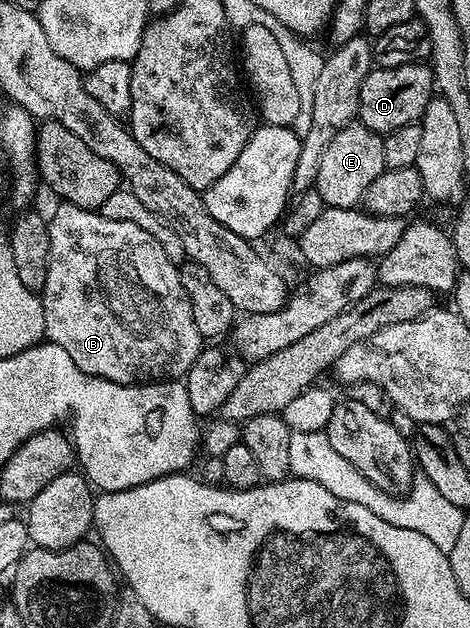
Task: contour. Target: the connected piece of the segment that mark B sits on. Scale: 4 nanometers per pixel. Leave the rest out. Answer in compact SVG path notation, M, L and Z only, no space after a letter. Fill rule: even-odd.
M66 202L56 203L55 213L50 213L49 226L49 274L45 274L45 286L41 293L45 310L45 336L48 341L61 350L69 353L69 358L85 374L100 376L109 382L118 384L150 384L161 380L177 380L186 377L189 366L197 358L199 351L205 347L203 337L197 334L197 326L193 322L193 310L189 310L189 298L185 290L181 290L179 269L165 254L161 242L149 234L149 230L141 230L141 226L133 226L133 222L113 222L113 218L105 218L98 210L73 206Z

